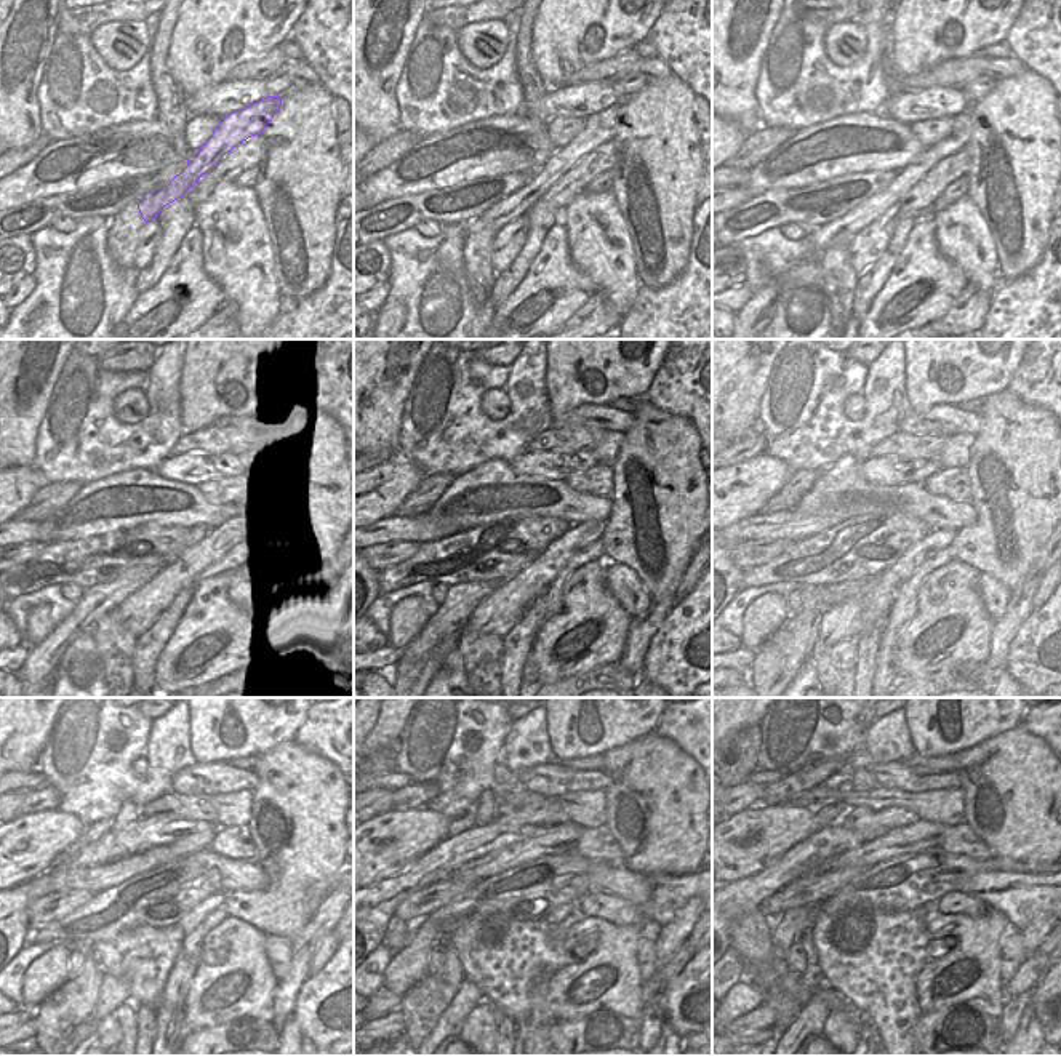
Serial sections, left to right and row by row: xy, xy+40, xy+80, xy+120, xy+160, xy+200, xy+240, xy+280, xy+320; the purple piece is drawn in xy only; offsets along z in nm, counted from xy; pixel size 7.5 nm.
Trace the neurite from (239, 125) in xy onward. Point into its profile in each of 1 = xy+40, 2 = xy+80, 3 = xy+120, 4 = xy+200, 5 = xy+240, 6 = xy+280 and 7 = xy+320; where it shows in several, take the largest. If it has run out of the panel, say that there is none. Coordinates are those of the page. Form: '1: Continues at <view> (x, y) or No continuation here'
1: Continues at xy+40 (599, 128)
2: Continues at xy+80 (856, 218)
3: Continues at xy+120 (100, 599)
4: Continues at xy+200 (813, 608)
5: Continues at xy+240 (53, 1000)
6: Continues at xy+280 (410, 999)
7: Continues at xy+320 (770, 997)

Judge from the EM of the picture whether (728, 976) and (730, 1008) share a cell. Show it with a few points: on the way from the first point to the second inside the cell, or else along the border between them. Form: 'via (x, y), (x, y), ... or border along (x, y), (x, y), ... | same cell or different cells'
border along (741, 978), (728, 991) | different cells

